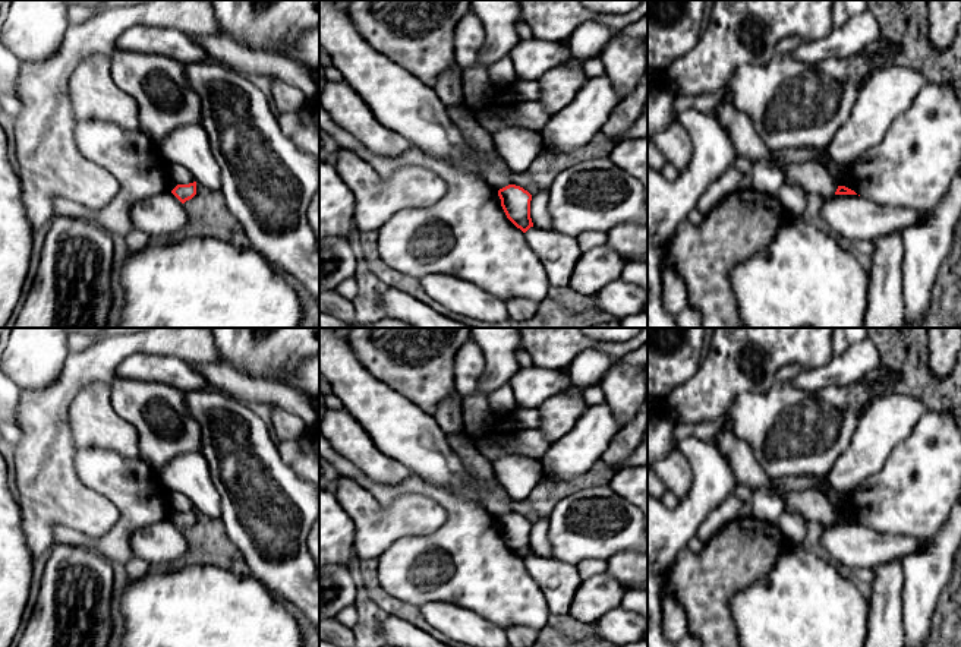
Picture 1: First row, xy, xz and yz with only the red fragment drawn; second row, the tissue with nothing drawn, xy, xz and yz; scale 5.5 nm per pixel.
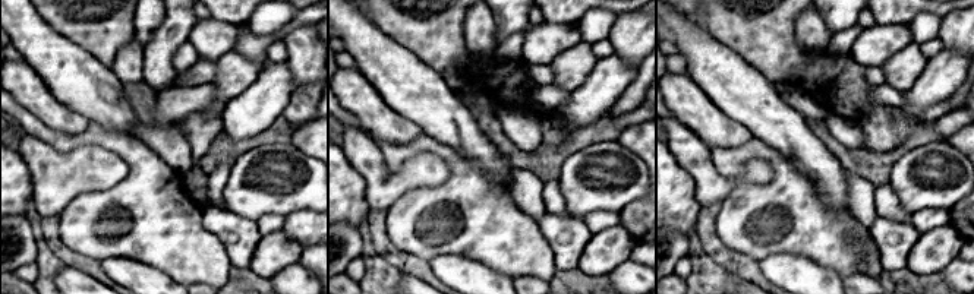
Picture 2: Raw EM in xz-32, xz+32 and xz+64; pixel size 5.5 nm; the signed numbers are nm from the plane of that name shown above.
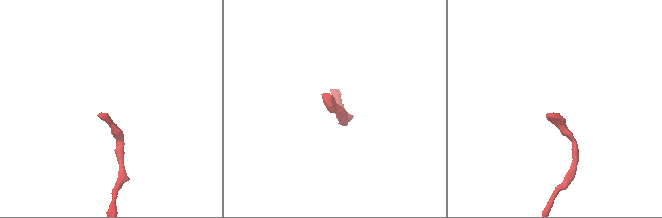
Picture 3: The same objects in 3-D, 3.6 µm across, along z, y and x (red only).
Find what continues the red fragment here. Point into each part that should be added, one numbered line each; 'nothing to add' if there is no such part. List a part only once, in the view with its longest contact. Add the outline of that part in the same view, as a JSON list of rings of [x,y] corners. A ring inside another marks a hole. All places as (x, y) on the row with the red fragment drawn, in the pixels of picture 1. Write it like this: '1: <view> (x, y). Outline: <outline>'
nothing to add

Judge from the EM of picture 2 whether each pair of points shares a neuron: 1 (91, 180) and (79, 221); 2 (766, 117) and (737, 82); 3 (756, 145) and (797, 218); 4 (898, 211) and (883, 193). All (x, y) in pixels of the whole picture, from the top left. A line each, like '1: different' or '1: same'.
1: different
2: same
3: same
4: same

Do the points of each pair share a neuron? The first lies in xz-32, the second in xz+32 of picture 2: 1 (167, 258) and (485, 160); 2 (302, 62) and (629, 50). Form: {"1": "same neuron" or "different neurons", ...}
{"1": "different neurons", "2": "same neuron"}

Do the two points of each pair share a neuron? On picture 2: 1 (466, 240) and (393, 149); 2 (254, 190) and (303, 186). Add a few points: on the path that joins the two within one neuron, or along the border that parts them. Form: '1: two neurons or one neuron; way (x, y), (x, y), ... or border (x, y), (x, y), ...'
1: one neuron; way (466, 205), (465, 171), (444, 151), (428, 146)
2: one neuron; way (265, 186), (292, 186)

